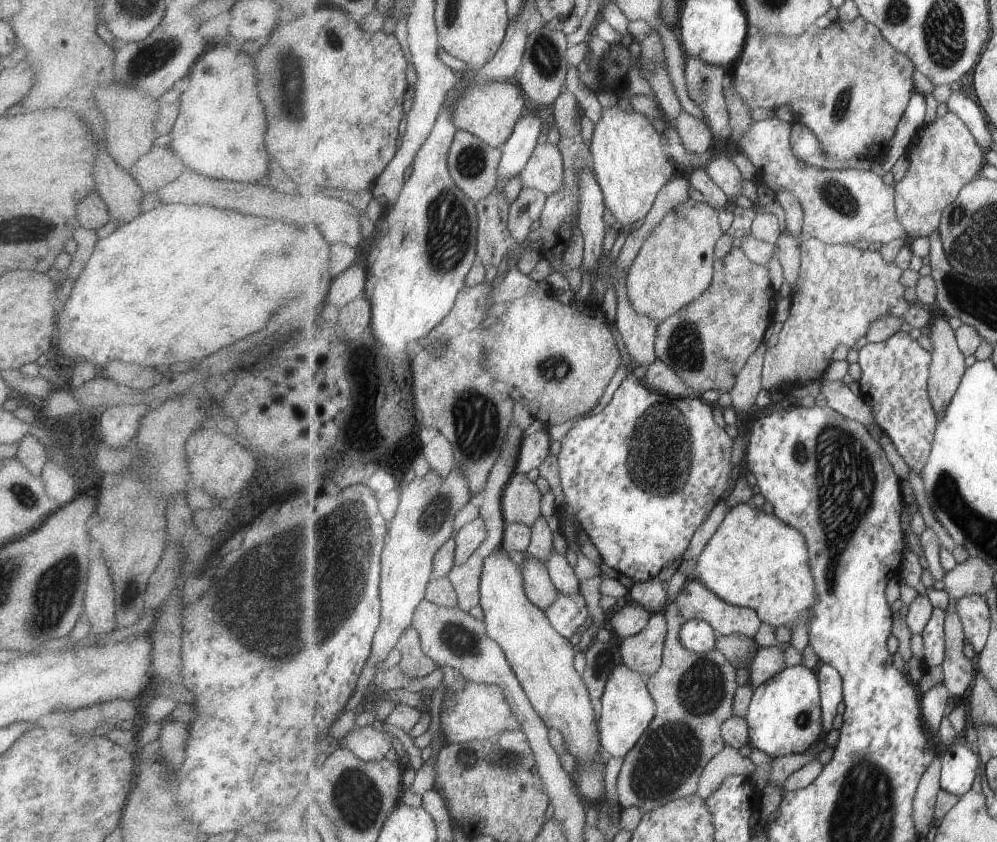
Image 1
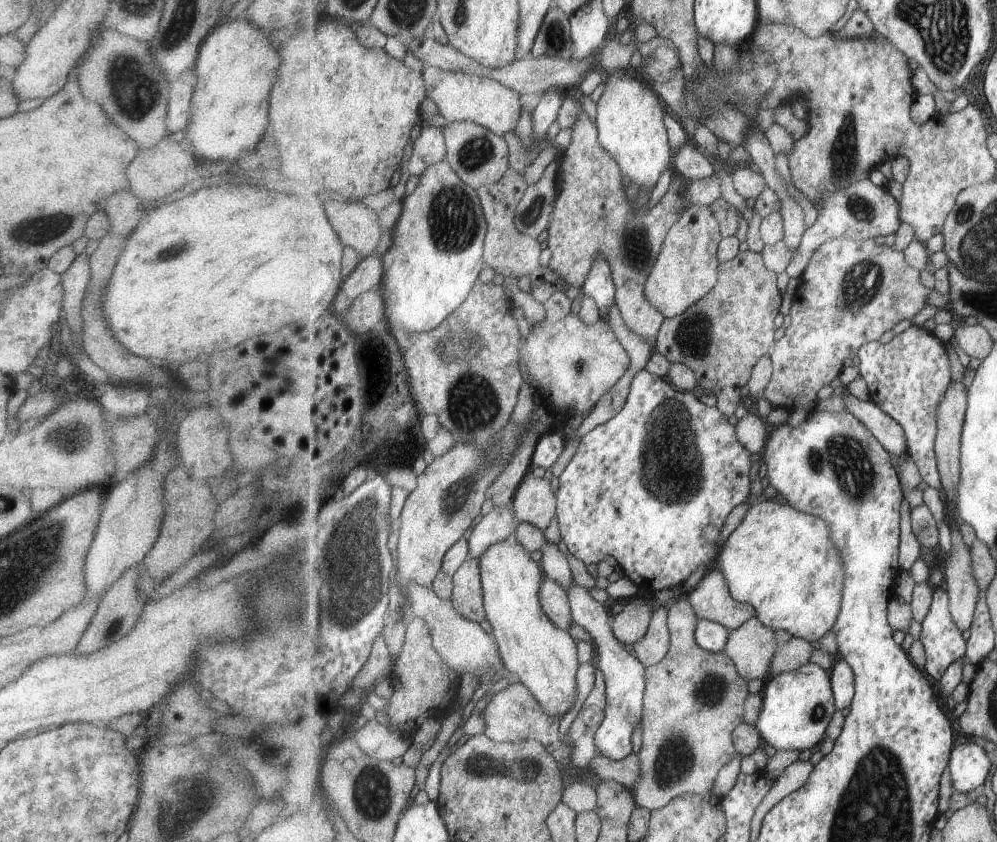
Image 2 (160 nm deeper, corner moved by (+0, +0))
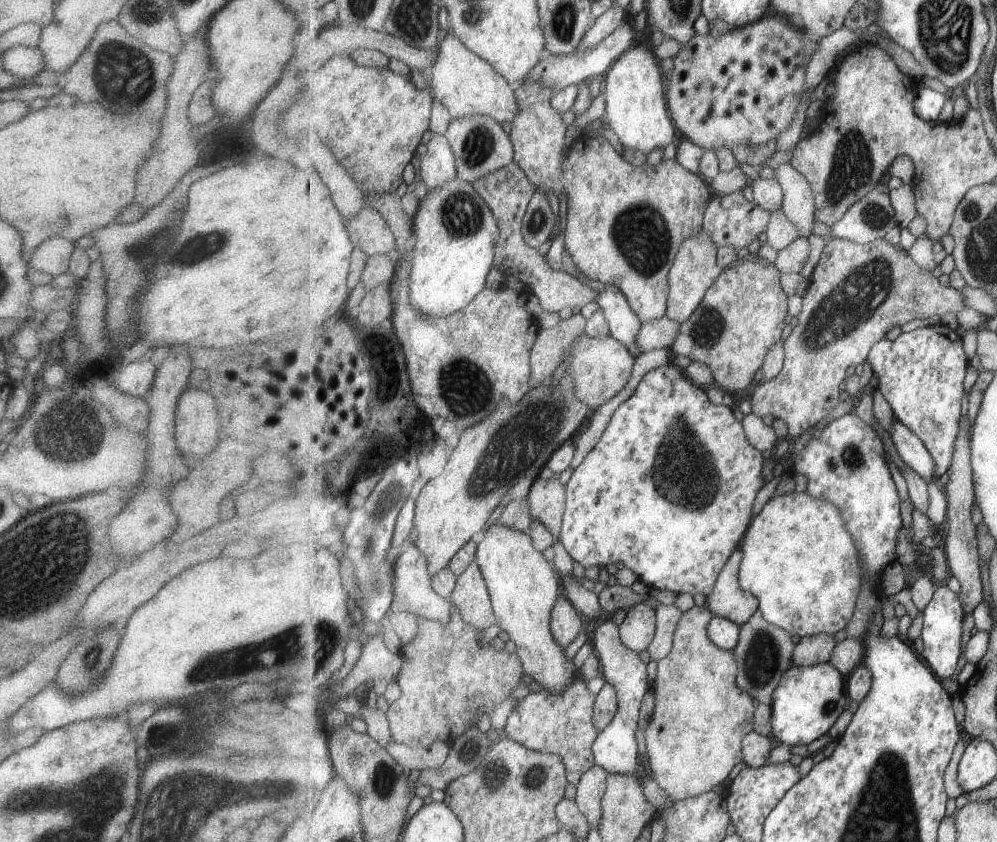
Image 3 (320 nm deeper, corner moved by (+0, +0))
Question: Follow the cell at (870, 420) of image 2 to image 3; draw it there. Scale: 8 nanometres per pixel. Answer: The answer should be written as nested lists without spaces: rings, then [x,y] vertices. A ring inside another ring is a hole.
[[[895,420],[891,438],[896,444],[898,454],[907,465],[928,481],[936,478],[936,460],[917,434],[899,420]]]

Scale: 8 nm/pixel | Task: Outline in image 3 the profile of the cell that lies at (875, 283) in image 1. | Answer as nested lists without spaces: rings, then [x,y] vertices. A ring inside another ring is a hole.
[[[837,237],[825,245],[824,253],[821,255],[819,264],[816,266],[814,273],[809,279],[809,290],[803,297],[802,310],[798,314],[798,324],[794,327],[791,335],[787,338],[786,342],[786,359],[777,378],[769,379],[768,381],[762,380],[755,387],[754,393],[751,396],[752,410],[757,416],[773,416],[775,419],[783,419],[787,426],[789,426],[790,436],[793,439],[798,439],[801,434],[805,434],[813,426],[817,426],[819,422],[826,419],[833,409],[841,402],[841,382],[847,378],[847,370],[849,366],[855,366],[856,364],[863,364],[865,360],[868,360],[868,356],[872,352],[873,346],[880,340],[885,339],[887,332],[895,326],[903,327],[909,321],[915,319],[930,319],[931,317],[940,317],[947,312],[961,312],[965,310],[966,306],[966,294],[962,290],[957,290],[951,286],[943,286],[939,282],[939,278],[935,278],[935,274],[932,271],[928,271],[923,268],[915,259],[903,250],[900,246],[893,246],[885,239],[877,239],[870,243],[856,243],[847,239]]]

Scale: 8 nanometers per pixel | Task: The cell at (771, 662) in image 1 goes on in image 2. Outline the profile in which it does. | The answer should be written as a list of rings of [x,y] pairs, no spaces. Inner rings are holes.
[[[793,637],[789,642],[780,644],[771,661],[771,677],[805,666],[812,660],[814,648],[817,648],[816,644],[801,637]]]

